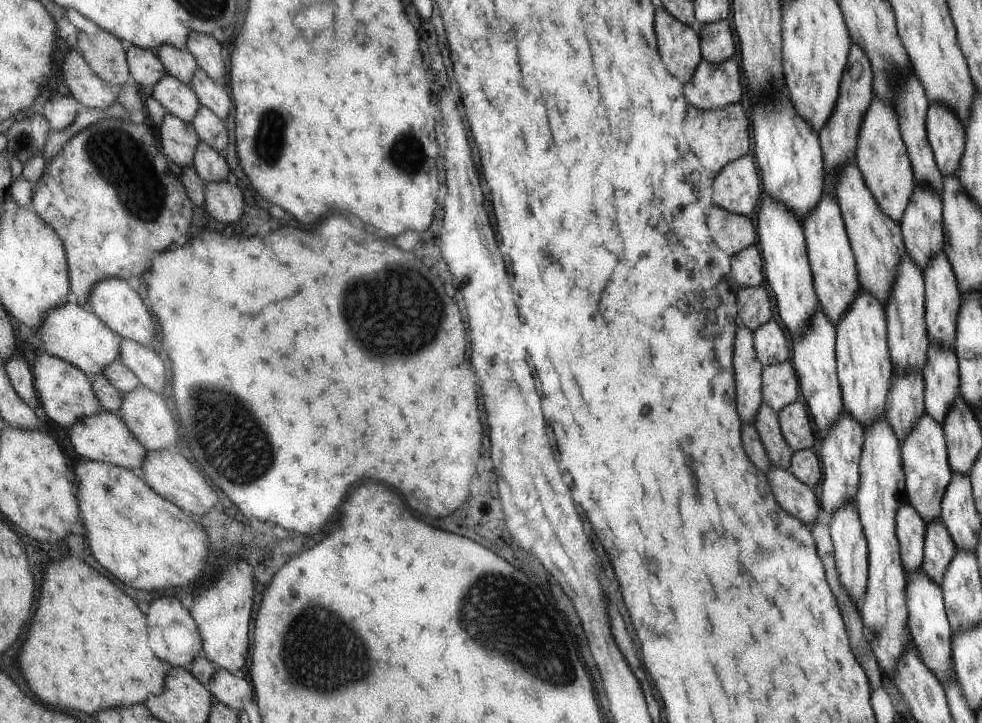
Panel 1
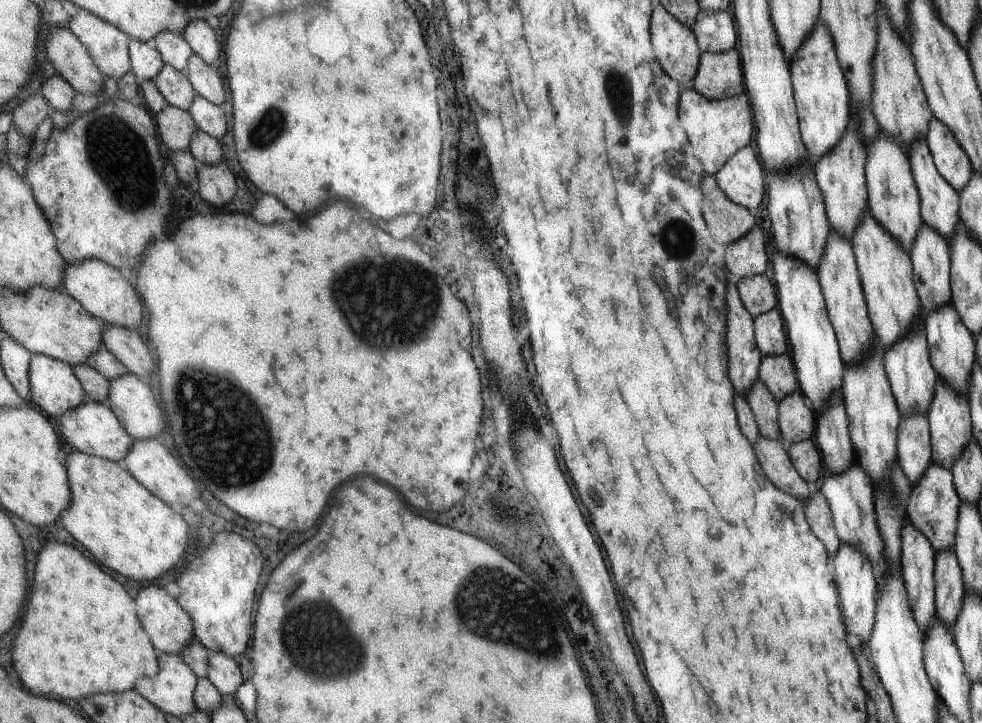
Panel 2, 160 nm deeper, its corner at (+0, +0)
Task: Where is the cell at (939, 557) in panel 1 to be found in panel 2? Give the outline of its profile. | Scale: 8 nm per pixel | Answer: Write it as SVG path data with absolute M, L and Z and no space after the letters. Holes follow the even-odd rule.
M951 547L935 551L934 582L937 618L946 624L947 630L952 632L952 626L957 621L965 597L965 584L962 581L962 569Z

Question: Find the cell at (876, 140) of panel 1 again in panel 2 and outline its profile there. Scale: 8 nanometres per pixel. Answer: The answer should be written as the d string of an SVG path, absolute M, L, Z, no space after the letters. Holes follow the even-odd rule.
M879 132L877 138L866 148L865 177L869 188L868 211L908 253L923 224L921 199L910 169L909 156L885 132Z

